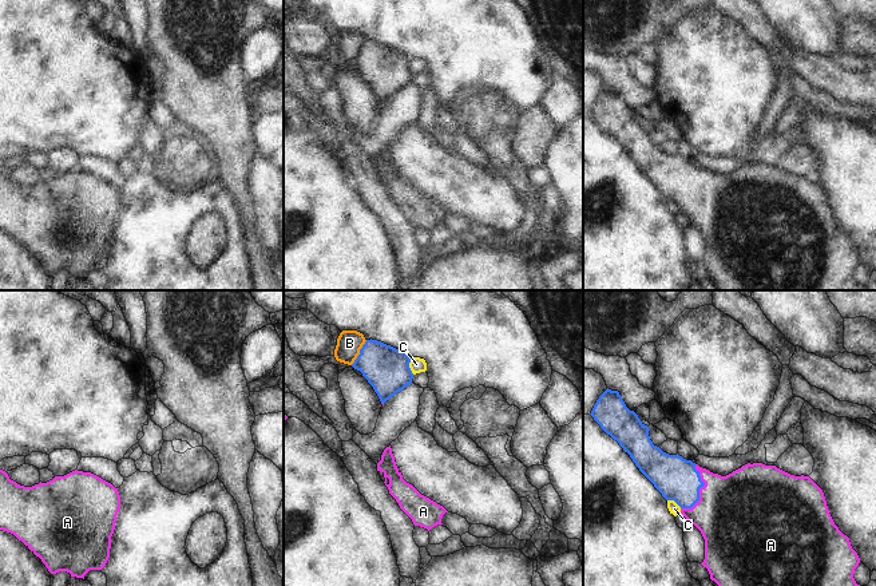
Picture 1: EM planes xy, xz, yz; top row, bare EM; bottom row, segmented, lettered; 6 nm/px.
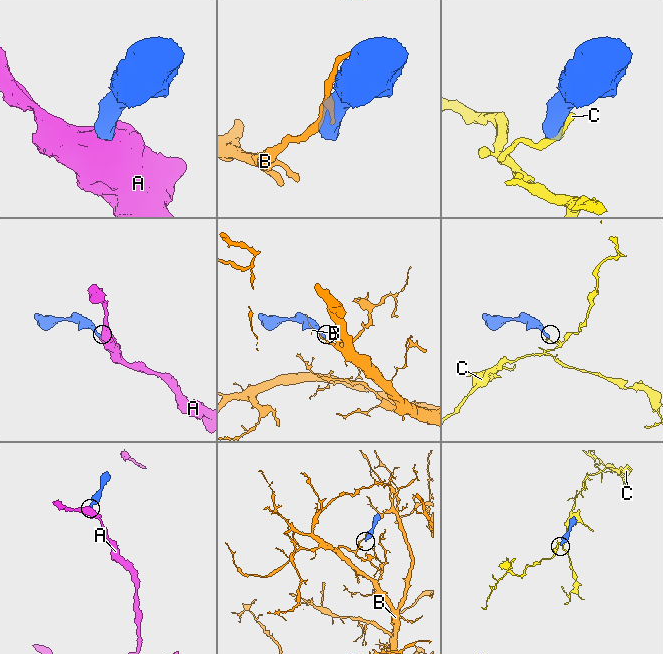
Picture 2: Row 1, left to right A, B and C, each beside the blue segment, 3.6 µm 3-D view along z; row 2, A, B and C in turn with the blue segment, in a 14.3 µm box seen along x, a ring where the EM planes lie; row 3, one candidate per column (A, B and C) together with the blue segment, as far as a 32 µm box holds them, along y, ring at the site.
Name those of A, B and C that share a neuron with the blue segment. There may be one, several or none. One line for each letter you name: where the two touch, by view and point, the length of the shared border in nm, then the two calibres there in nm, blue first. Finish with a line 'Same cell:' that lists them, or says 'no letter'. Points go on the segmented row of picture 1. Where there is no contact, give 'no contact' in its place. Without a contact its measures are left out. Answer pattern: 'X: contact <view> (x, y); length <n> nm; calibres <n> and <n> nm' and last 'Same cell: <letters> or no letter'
A: contact yz (698, 491); length 280 nm; calibres 260 and 460 nm
Same cell: A

